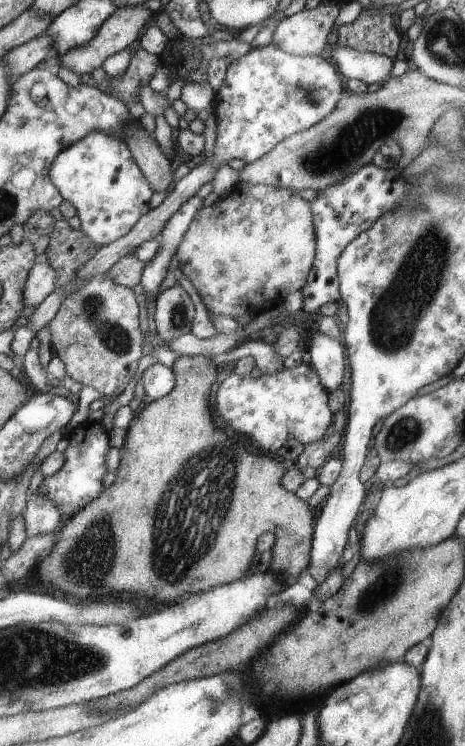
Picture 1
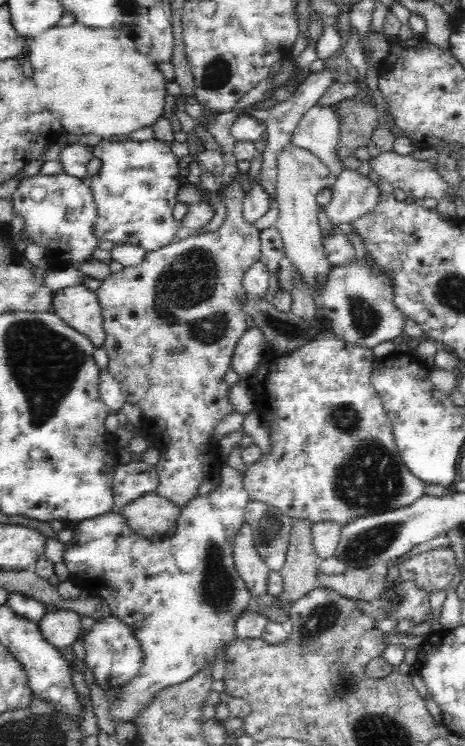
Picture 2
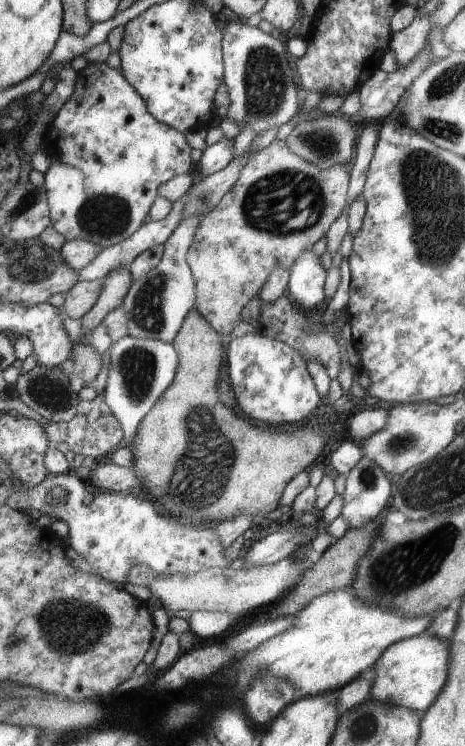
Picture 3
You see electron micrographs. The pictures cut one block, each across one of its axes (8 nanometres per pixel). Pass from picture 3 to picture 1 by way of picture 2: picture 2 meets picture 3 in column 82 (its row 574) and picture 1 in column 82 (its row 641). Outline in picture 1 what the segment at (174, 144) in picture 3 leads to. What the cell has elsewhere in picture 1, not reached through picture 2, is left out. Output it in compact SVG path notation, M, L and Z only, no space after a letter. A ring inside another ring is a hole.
M89 132L83 139L65 147L56 156L48 175L64 200L68 200L76 208L81 232L97 247L112 243L113 240L127 234L139 222L140 216L150 209L149 198L153 193L152 185L145 180L145 175L141 172L128 145L105 132Z

